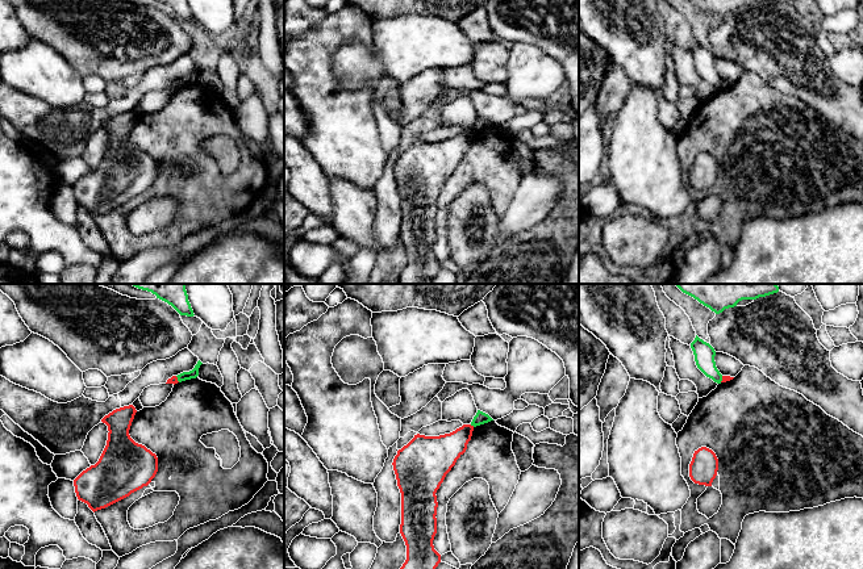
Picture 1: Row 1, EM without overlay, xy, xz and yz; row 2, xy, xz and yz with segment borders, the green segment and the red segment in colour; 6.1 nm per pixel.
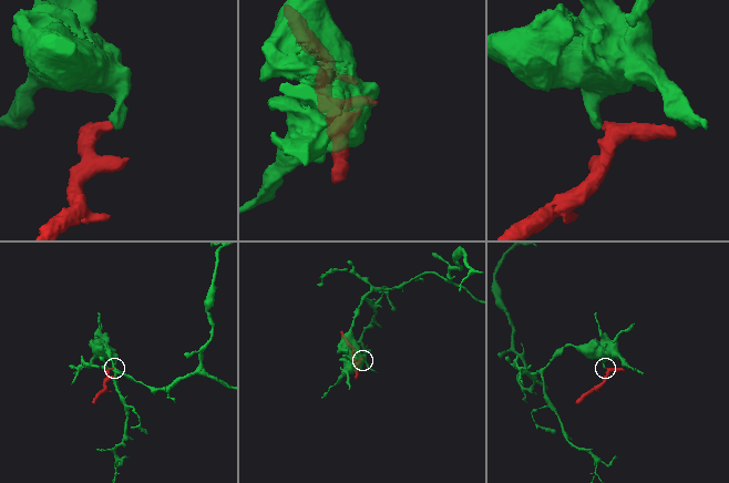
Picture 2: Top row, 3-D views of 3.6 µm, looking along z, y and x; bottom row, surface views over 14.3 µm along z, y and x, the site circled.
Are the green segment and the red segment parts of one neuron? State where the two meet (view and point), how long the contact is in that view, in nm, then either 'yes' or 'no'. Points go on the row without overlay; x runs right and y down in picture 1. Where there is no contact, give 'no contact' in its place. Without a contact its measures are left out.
contact xz (472, 130); length 30 nm; no

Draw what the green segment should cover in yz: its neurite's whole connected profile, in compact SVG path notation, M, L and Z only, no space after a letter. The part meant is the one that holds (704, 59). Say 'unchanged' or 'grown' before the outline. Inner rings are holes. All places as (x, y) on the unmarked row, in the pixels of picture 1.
unchanged | M697 41L695 46L691 49L691 54L695 60L695 67L697 74L709 84L712 84L714 88L721 89L722 80L716 72L714 62L716 57L714 54L700 45Z

